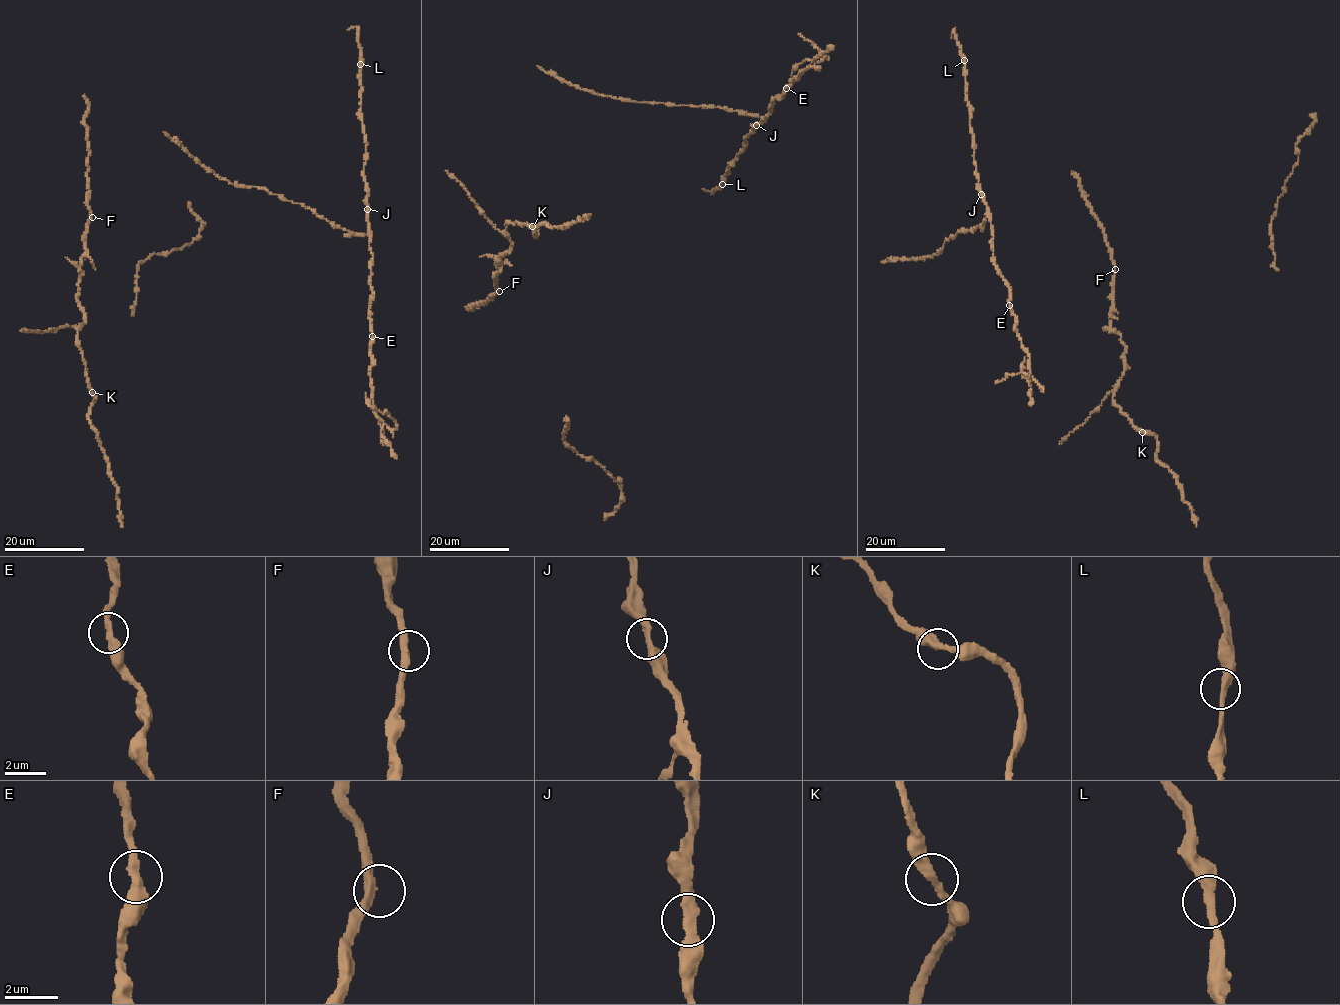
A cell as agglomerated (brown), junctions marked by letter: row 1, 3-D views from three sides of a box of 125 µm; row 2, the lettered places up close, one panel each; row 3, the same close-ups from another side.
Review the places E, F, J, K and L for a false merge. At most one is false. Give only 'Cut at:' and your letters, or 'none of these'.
Cut at: none of these

